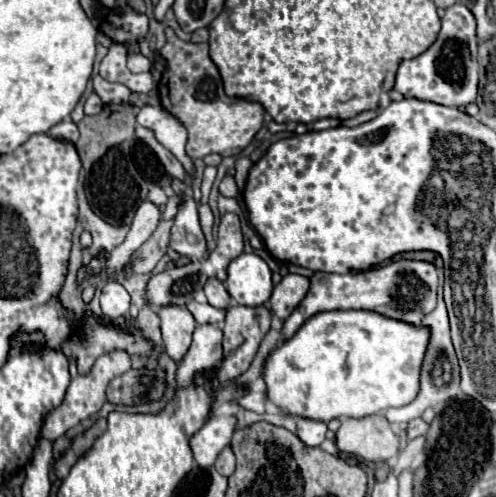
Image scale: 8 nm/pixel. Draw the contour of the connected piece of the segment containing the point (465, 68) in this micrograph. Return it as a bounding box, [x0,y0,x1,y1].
[394,2,478,108]

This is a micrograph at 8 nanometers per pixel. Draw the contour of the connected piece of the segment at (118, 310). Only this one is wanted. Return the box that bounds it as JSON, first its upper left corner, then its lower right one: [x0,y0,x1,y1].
[100,282,130,318]

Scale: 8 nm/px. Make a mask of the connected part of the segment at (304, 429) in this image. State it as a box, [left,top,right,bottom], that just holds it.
[296,418,326,446]

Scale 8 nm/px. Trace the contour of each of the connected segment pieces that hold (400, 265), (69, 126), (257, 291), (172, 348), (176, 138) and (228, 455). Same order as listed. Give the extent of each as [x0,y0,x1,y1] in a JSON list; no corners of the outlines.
[[280,260,438,340],[48,118,78,142],[224,252,272,306],[158,306,194,362],[144,104,192,174],[216,448,236,476]]

